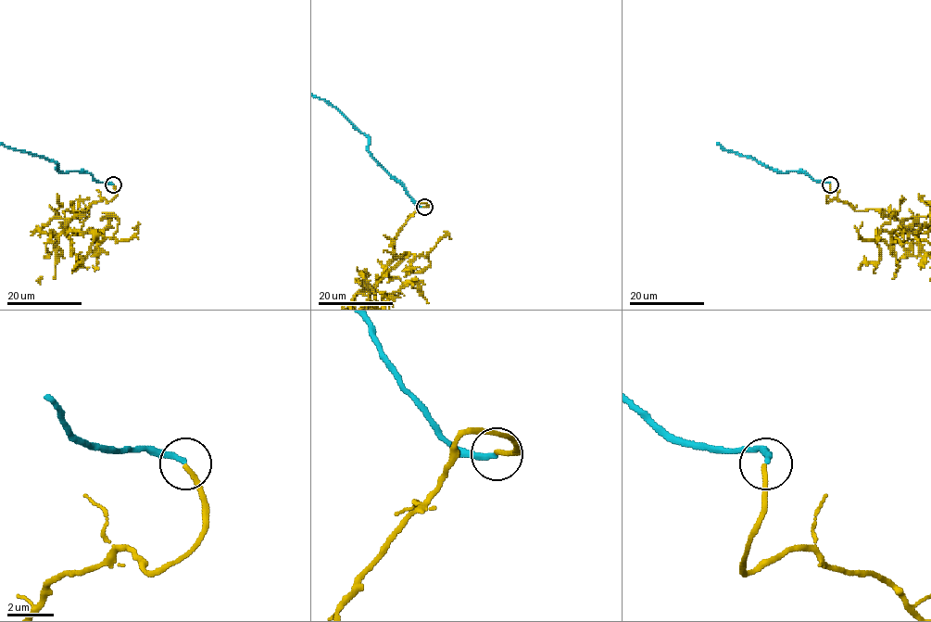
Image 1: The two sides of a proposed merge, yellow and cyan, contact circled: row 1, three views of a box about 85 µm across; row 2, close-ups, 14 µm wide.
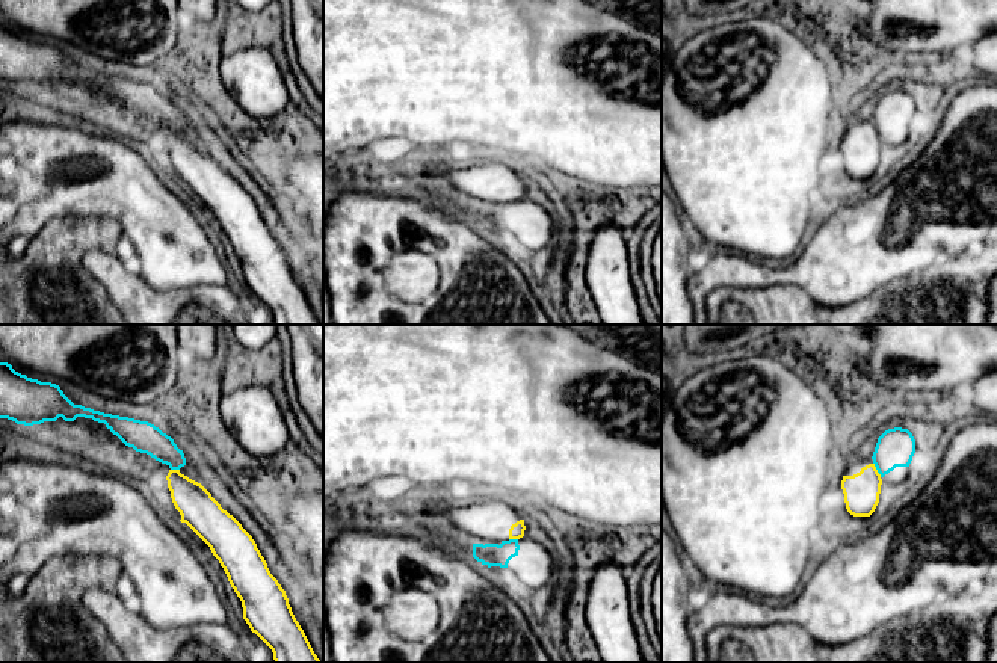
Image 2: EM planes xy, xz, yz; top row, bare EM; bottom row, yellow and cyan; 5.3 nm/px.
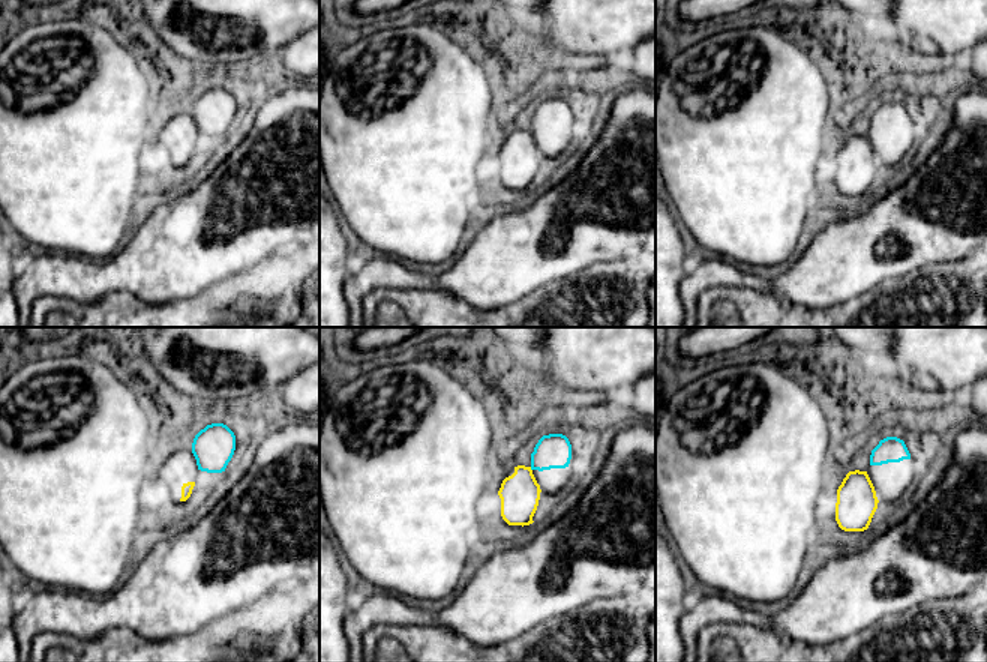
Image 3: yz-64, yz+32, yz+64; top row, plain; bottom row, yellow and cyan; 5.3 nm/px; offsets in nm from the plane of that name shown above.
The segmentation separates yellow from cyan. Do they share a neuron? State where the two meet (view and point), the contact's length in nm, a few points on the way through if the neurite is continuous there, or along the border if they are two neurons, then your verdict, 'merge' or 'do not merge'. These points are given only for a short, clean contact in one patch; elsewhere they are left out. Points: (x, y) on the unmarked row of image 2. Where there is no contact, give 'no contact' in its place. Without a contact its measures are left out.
yz (876, 132) | 90 nm | along yz (873, 124), (881, 138) | do not merge

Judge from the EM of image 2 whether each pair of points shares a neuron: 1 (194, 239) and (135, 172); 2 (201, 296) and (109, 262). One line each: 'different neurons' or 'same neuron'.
1: same neuron
2: same neuron

